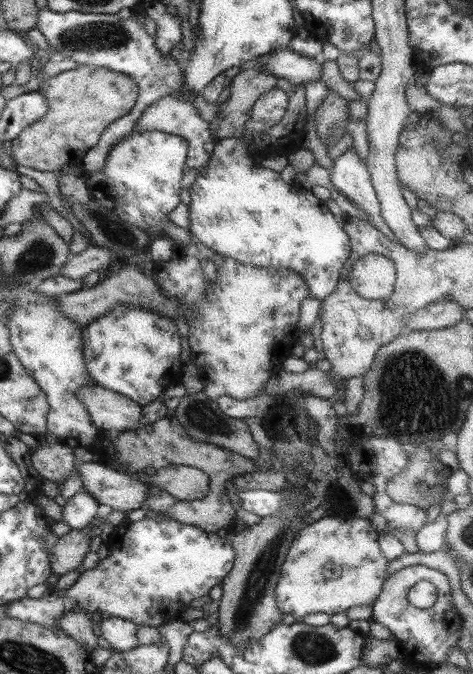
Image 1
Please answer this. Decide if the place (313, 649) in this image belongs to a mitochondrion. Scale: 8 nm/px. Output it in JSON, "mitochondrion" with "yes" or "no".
{"mitochondrion":"yes"}

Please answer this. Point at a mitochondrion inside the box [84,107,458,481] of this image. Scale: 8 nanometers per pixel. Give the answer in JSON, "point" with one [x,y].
{"point":[206,422]}

